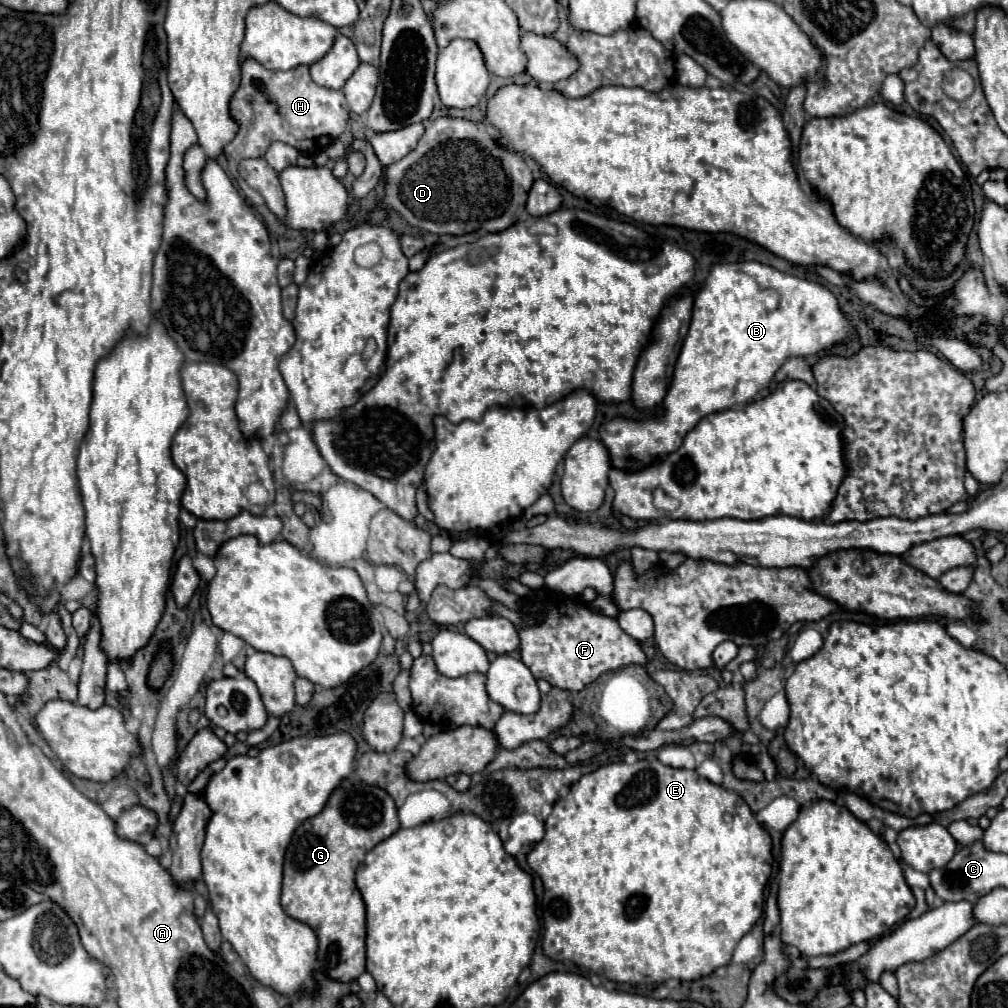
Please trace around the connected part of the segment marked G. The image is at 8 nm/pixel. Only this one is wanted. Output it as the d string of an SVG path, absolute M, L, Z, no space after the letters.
M350 775L344 779L332 797L328 799L326 807L312 819L306 819L296 831L288 845L286 859L284 859L284 883L282 883L282 907L284 911L306 923L318 937L318 965L328 979L350 983L356 981L366 969L366 909L362 895L354 883L354 871L364 859L364 855L374 849L380 841L388 839L392 833L400 829L398 813L394 799L386 795L380 787L366 787L358 775Z

